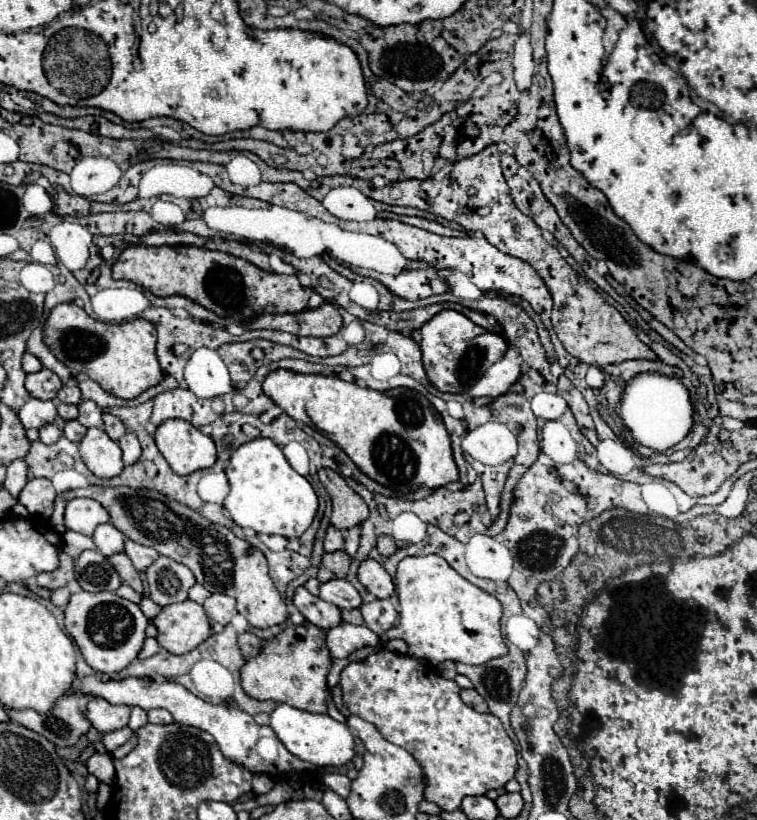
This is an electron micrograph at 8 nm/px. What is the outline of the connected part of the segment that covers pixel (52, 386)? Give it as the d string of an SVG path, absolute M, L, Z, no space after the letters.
M42 369L38 373L28 373L26 375L26 389L32 397L36 399L54 399L58 389L62 387L62 381L56 373L50 369Z

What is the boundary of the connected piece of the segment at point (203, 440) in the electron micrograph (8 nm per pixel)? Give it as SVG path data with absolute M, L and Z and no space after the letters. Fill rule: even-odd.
M164 421L156 429L156 445L178 475L190 475L216 463L214 441L188 421Z

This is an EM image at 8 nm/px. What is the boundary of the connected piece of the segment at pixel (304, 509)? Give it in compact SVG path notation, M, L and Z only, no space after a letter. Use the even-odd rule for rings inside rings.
M254 439L240 445L226 469L230 481L230 493L224 499L224 507L240 527L250 527L256 533L300 537L314 521L318 511L318 497L312 485L296 473L286 461L282 449L270 439Z

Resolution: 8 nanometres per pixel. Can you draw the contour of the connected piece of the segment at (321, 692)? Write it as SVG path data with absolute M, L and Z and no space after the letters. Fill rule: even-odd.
M316 625L286 627L278 637L264 643L258 657L242 667L242 687L250 697L260 701L288 703L310 713L326 713L326 675L330 669L330 651L326 649L326 633Z

